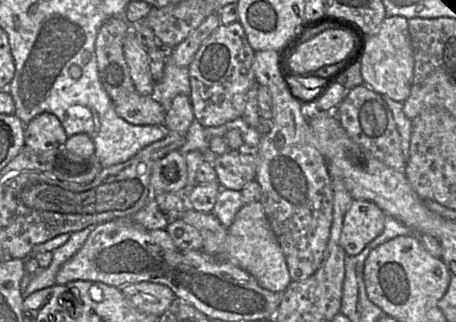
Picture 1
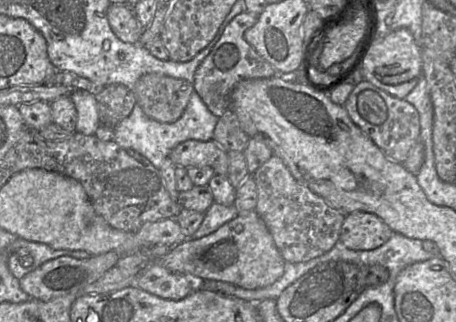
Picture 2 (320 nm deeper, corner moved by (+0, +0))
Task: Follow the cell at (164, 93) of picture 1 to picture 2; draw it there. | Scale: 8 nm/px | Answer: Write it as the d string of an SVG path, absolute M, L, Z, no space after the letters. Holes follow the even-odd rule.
M195 89L181 117L173 123L161 123L145 115L138 104L131 113L114 128L113 140L123 148L132 149L147 158L156 168L160 169L163 160L178 144L189 140L209 141L213 139L213 131L218 117L210 112Z

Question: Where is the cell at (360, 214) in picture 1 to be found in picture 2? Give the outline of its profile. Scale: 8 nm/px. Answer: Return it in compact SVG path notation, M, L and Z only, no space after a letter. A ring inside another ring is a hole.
M355 211L345 215L339 240L351 250L372 250L388 241L393 233L377 215Z

